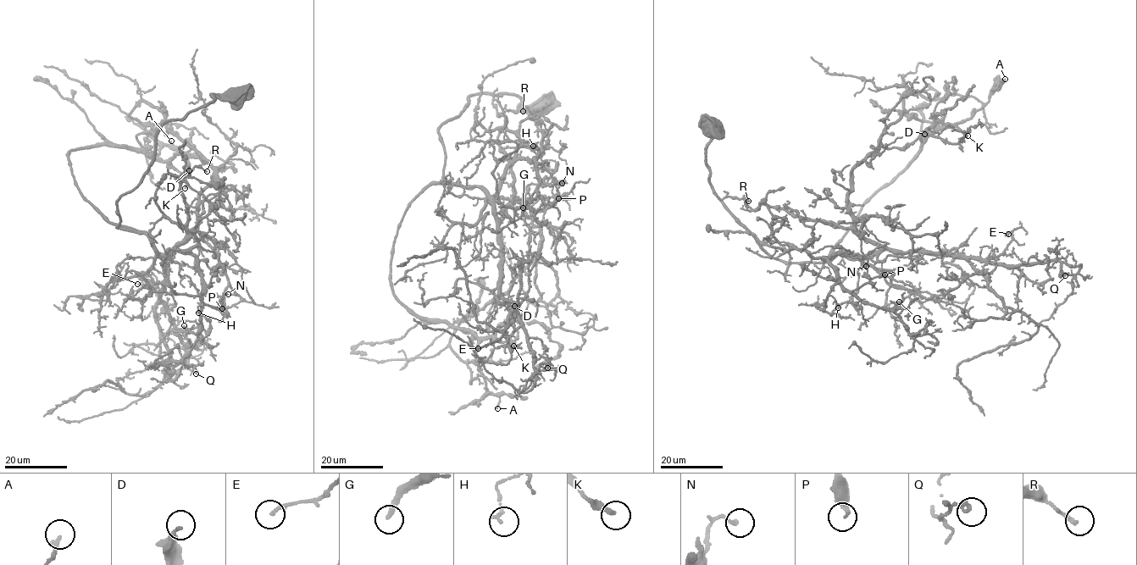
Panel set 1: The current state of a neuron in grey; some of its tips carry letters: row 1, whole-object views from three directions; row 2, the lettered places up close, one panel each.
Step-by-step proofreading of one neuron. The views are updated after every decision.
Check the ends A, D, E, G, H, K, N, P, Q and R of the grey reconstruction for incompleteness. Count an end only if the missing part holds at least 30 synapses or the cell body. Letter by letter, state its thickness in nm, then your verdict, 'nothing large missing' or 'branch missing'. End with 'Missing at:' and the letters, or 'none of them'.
A: 220 nm | nothing large missing
D: 240 nm | nothing large missing
E: 190 nm | nothing large missing
G: 280 nm | branch missing
H: 150 nm | nothing large missing
K: 260 nm | nothing large missing
N: 180 nm | nothing large missing
P: 130 nm | nothing large missing
Q: 220 nm | nothing large missing
R: 200 nm | nothing large missing
Missing at: G

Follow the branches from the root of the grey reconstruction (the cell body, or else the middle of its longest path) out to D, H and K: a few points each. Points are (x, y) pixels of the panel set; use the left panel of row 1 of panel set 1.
D: (237, 96), (163, 124), (117, 202), (126, 229), (83, 197), (67, 154), (125, 146), (189, 170)
H: (237, 96), (166, 121), (117, 204), (117, 228), (194, 257), (198, 312)
K: (237, 96), (163, 124), (152, 163), (117, 202), (126, 229), (83, 197), (67, 154), (146, 152), (185, 188)

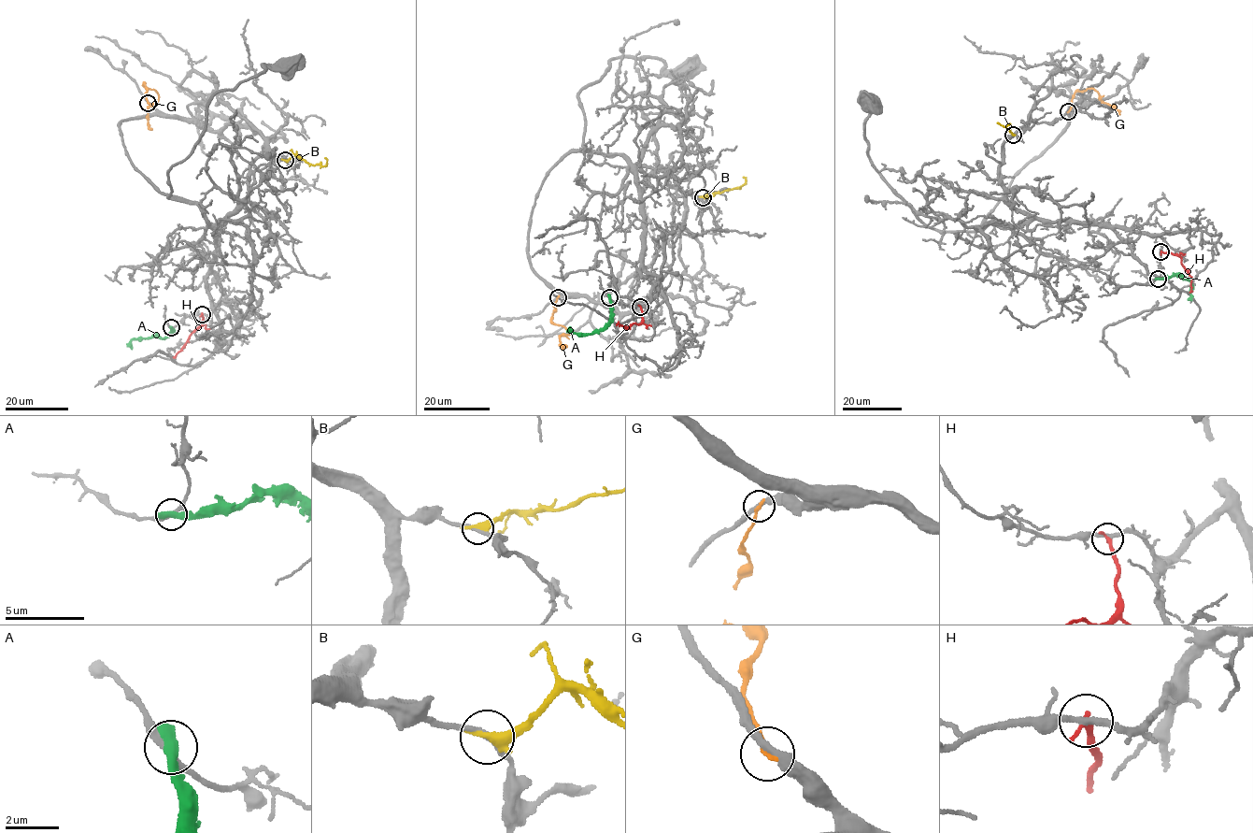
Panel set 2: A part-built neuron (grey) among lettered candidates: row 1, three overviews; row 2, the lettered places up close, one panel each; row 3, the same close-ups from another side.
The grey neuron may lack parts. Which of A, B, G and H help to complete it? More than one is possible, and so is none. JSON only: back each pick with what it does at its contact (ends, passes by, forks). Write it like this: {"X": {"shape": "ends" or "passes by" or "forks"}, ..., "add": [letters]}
{"add": []}

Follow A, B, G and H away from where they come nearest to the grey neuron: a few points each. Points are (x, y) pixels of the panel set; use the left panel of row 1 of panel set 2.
A: (171, 327), (171, 333), (163, 338), (133, 338), (132, 349)
B: (284, 160), (297, 155), (309, 164), (323, 166), (326, 165), (324, 157)
G: (148, 103), (145, 96), (148, 88), (144, 83), (159, 96), (148, 108), (148, 124), (151, 129)
H: (202, 313), (201, 324), (173, 356)

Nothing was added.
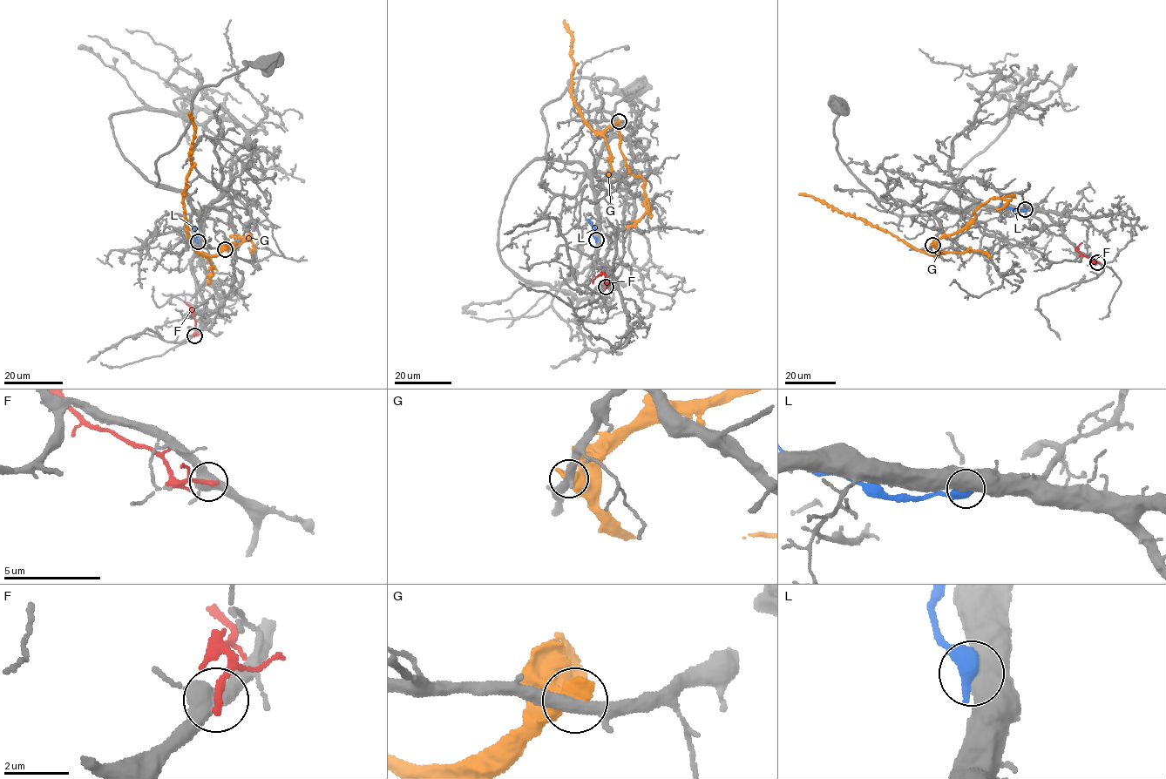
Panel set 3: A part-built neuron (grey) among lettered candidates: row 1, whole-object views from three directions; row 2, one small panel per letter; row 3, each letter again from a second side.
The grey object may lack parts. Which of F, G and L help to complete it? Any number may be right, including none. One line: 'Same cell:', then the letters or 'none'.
Same cell: none

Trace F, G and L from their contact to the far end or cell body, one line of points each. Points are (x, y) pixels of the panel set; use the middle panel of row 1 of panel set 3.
F: (606, 287), (607, 281), (602, 274), (593, 283)
G: (619, 121), (601, 131), (593, 130), (577, 107), (572, 93), (573, 60), (571, 32), (565, 27), (564, 19)
L: (597, 240), (593, 235), (592, 222), (587, 219)

